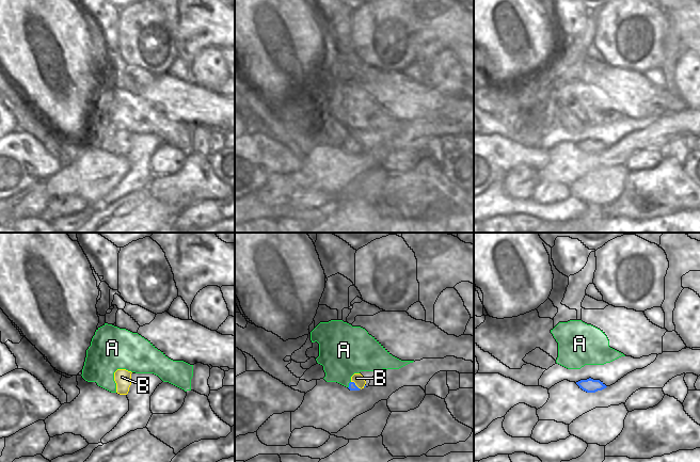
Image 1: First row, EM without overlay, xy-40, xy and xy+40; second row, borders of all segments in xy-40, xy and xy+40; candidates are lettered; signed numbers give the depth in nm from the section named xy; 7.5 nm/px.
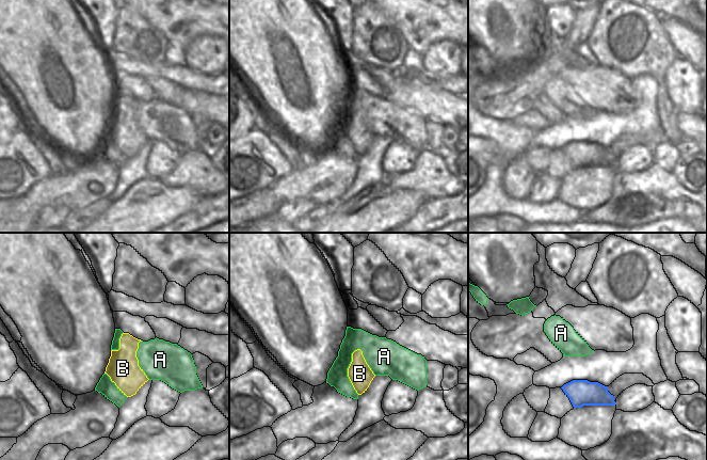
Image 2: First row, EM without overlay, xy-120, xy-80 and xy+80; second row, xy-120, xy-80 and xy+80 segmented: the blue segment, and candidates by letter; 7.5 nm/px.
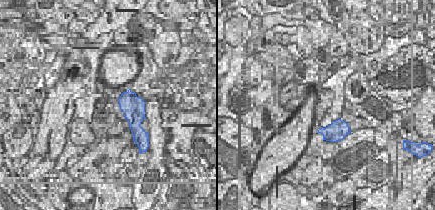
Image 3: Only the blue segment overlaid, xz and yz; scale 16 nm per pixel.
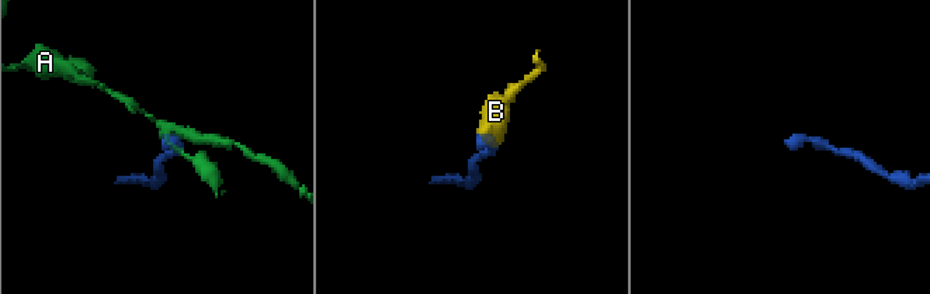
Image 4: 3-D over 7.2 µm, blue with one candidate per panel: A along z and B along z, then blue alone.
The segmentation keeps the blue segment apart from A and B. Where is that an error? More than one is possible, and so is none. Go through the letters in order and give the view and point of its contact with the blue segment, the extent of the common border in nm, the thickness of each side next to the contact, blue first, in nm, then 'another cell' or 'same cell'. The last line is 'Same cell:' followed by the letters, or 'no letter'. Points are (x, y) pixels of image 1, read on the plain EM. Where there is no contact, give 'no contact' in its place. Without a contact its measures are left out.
A: meets blue in xy at (349, 145); contact 60 nm long; 60 nm thick on the blue side, 360 nm on the other; another cell
B: meets blue in xy at (355, 146); contact 100 nm long; 60 nm thick on the blue side, 80 nm on the other; another cell
Same cell: no letter

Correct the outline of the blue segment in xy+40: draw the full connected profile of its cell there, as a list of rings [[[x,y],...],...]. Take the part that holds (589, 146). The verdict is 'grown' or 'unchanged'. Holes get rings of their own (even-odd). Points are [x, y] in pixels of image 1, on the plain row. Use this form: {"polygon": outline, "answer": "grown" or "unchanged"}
{"polygon": [[[591,139],[587,141],[580,141],[576,143],[576,145],[582,149],[583,152],[587,154],[595,154],[598,152],[602,152],[606,149],[607,147],[601,143],[600,141],[593,141]]], "answer": "unchanged"}

